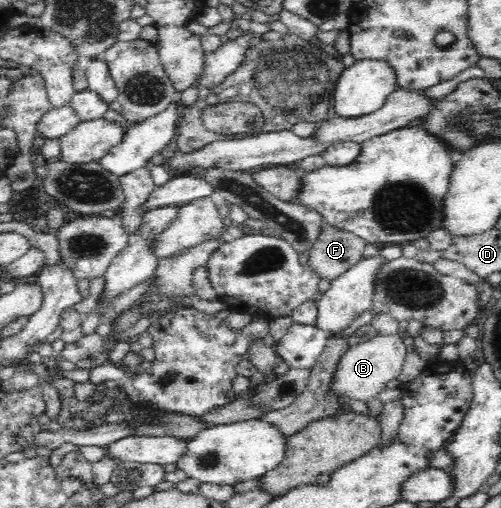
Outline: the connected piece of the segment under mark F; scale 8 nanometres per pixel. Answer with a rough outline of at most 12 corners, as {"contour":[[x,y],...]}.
{"contour":[[324,217],[308,263],[332,281],[364,256],[367,242]]}

